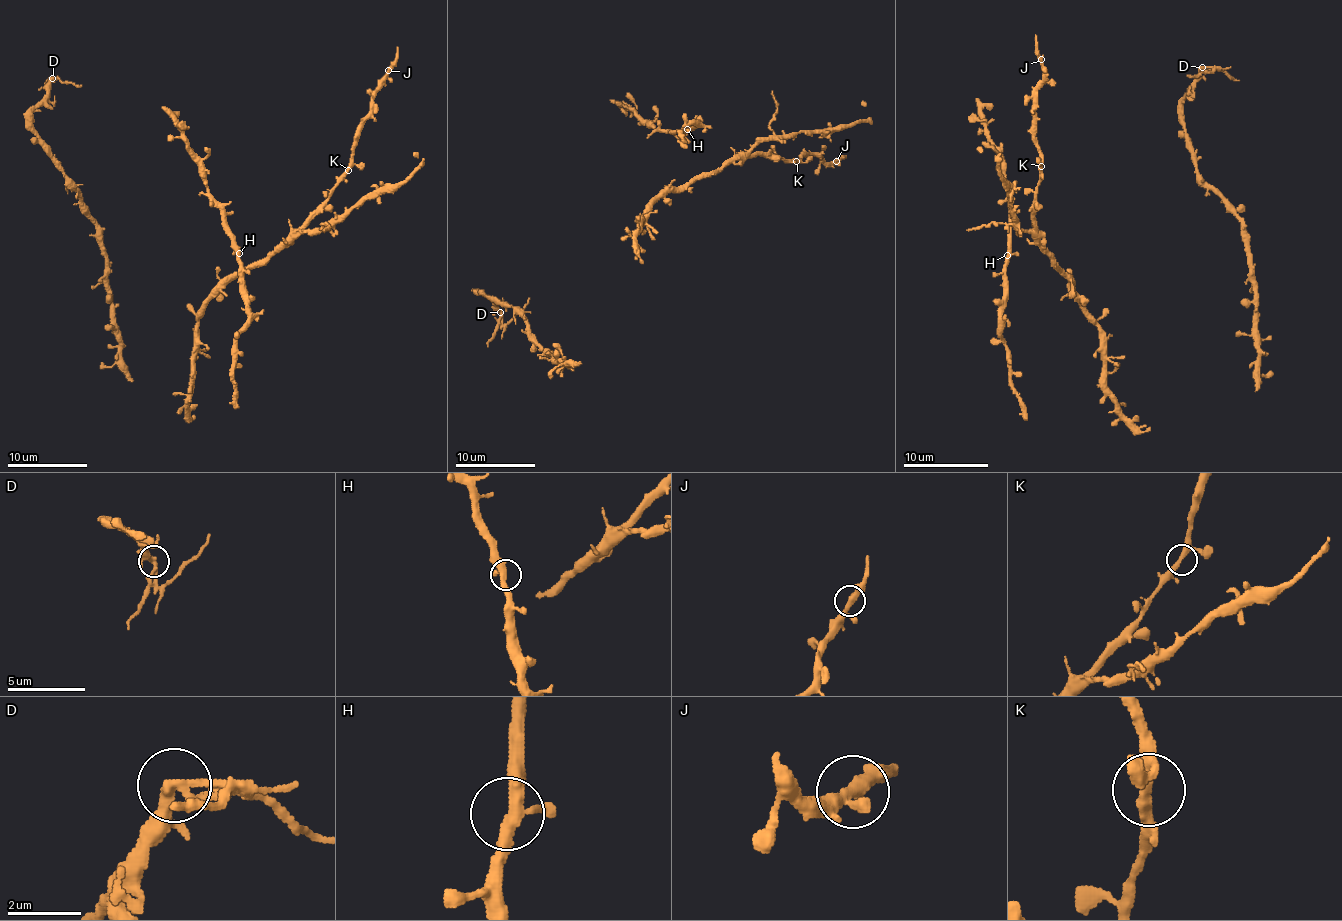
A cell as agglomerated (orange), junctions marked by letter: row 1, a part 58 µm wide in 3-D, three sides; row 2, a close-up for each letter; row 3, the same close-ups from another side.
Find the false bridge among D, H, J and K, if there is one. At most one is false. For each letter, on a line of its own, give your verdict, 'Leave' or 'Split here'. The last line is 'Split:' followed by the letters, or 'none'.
D: Split here
H: Leave
J: Leave
K: Leave
Split: D

